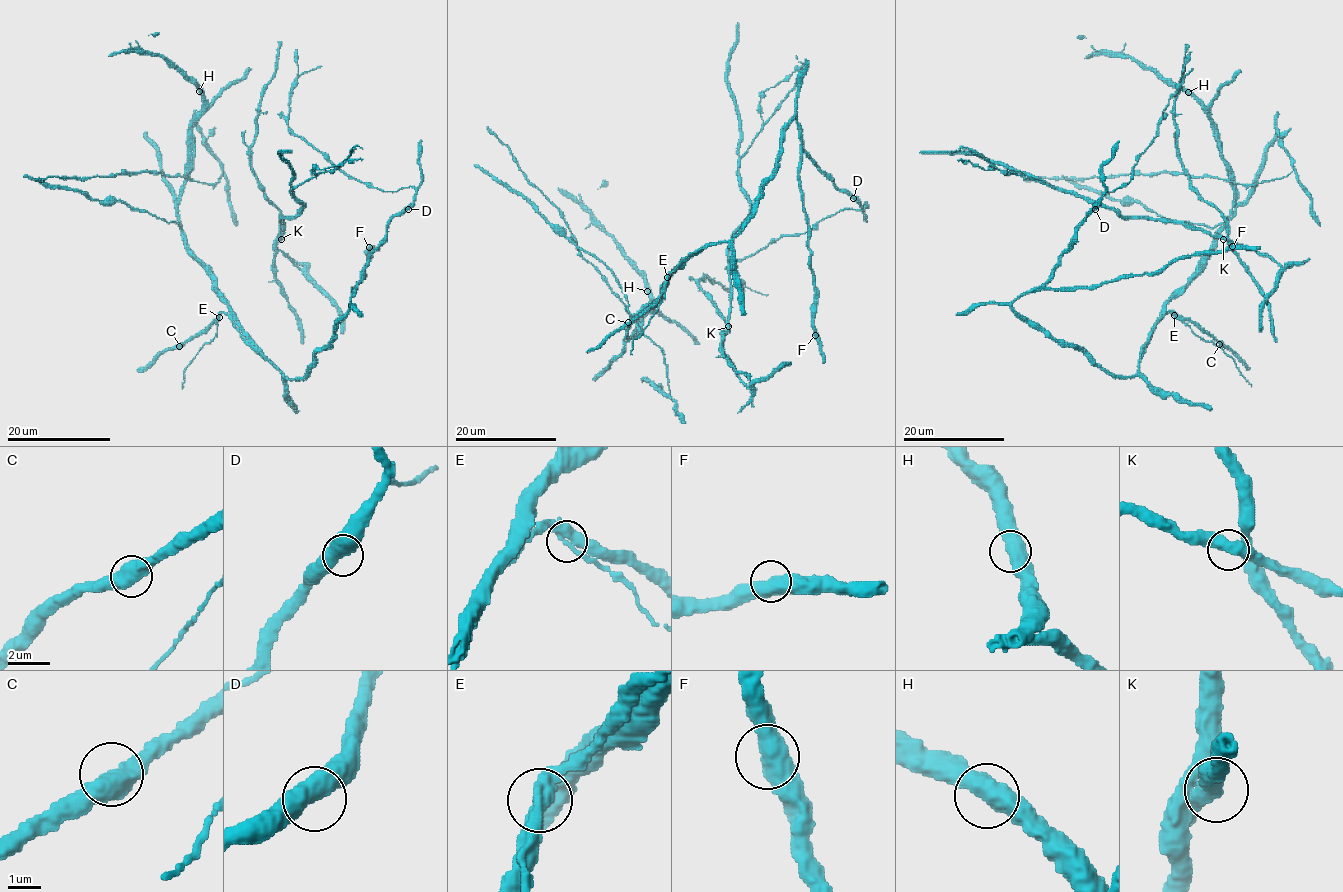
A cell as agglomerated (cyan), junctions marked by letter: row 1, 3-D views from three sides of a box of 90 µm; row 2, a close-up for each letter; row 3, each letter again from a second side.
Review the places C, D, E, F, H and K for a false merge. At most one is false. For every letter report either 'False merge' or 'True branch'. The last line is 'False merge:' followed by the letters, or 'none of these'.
C: True branch
D: True branch
E: False merge
F: True branch
H: True branch
K: True branch
False merge: E

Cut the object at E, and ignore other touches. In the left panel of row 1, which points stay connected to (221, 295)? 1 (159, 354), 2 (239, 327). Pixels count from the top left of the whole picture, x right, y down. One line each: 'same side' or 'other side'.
1: same side
2: same side

